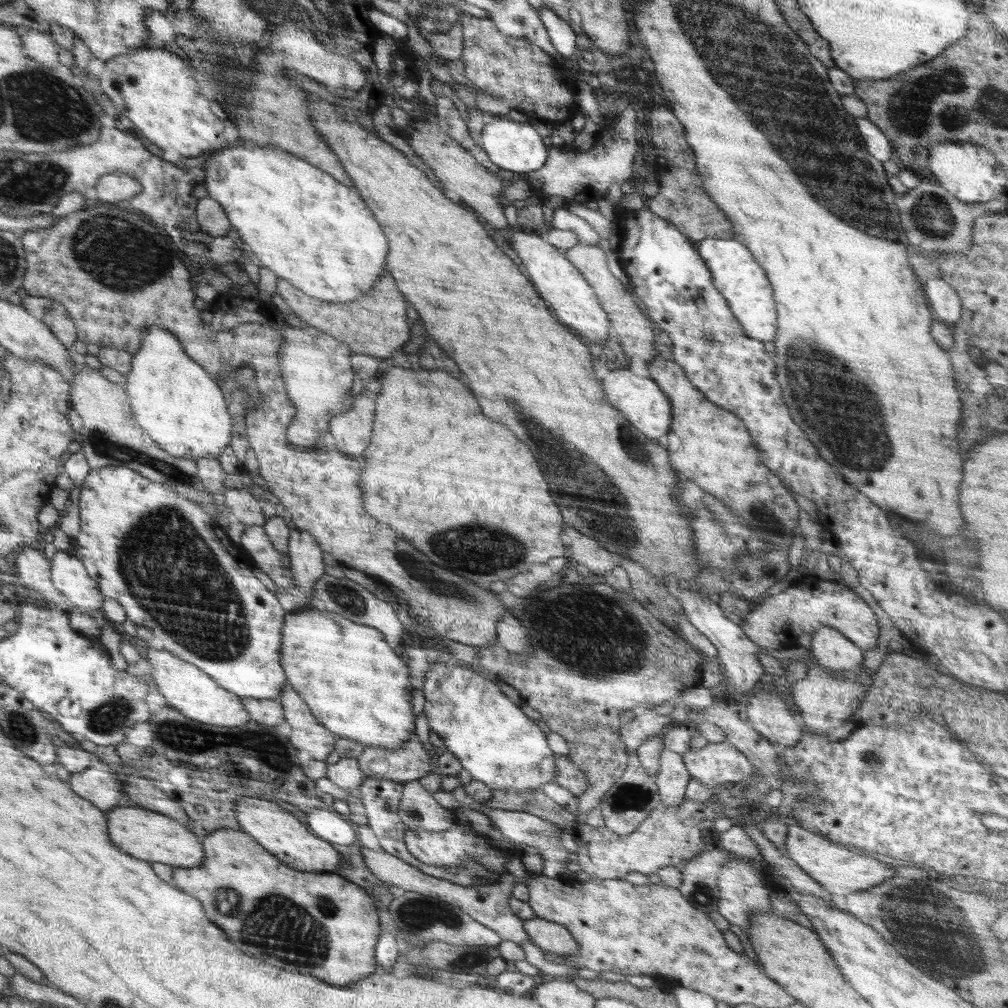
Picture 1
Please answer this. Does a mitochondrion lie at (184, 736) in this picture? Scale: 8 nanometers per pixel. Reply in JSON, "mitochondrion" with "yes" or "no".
{"mitochondrion":"yes"}

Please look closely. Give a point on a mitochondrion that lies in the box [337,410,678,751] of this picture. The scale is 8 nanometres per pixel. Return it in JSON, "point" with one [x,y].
{"point":[592,634]}

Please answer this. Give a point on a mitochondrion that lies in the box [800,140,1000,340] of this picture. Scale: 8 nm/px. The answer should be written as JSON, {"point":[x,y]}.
{"point":[941,224]}

